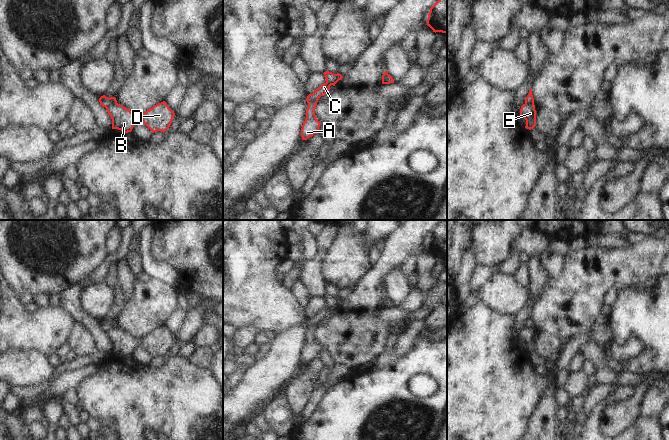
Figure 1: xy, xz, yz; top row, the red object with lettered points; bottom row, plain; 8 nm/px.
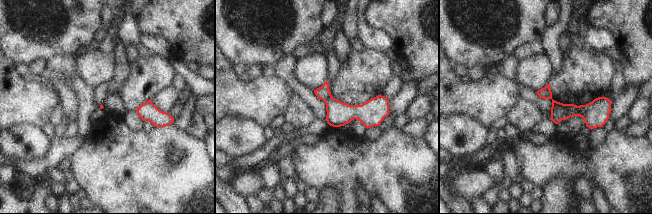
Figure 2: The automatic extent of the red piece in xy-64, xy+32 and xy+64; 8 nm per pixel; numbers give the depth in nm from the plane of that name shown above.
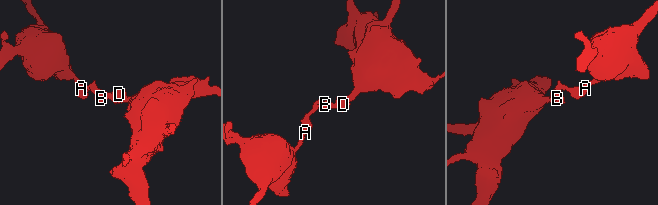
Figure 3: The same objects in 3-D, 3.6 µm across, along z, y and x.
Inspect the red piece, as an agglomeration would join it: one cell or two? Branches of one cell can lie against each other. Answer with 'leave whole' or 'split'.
split

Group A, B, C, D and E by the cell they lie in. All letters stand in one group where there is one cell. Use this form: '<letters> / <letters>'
A C / B D E

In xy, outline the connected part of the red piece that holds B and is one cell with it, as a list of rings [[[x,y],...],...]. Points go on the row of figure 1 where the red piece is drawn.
[[[165,101],[154,105],[143,114],[135,114],[118,103],[113,103],[106,109],[112,119],[112,129],[121,130],[124,133],[131,132],[139,122],[144,123],[152,133],[157,131],[164,133],[175,116]]]

